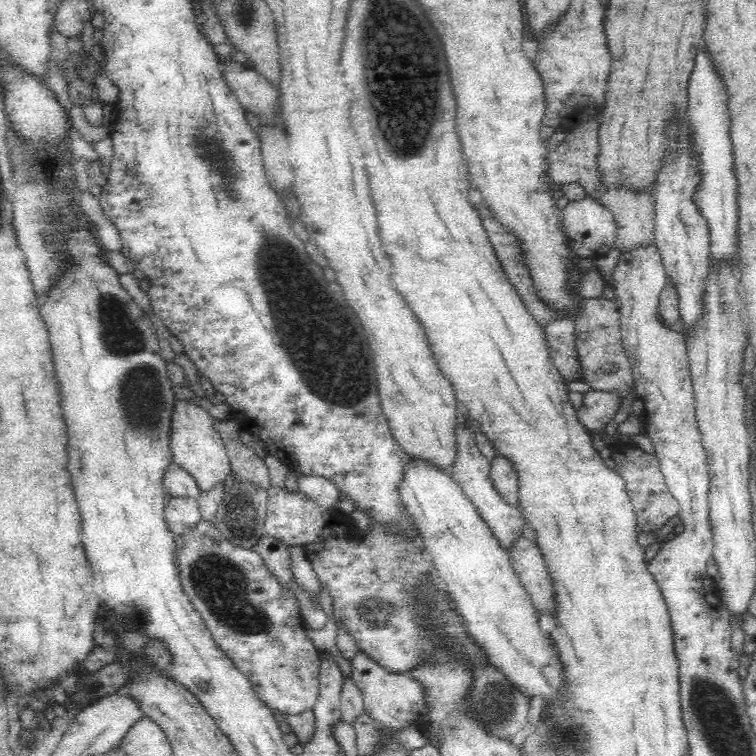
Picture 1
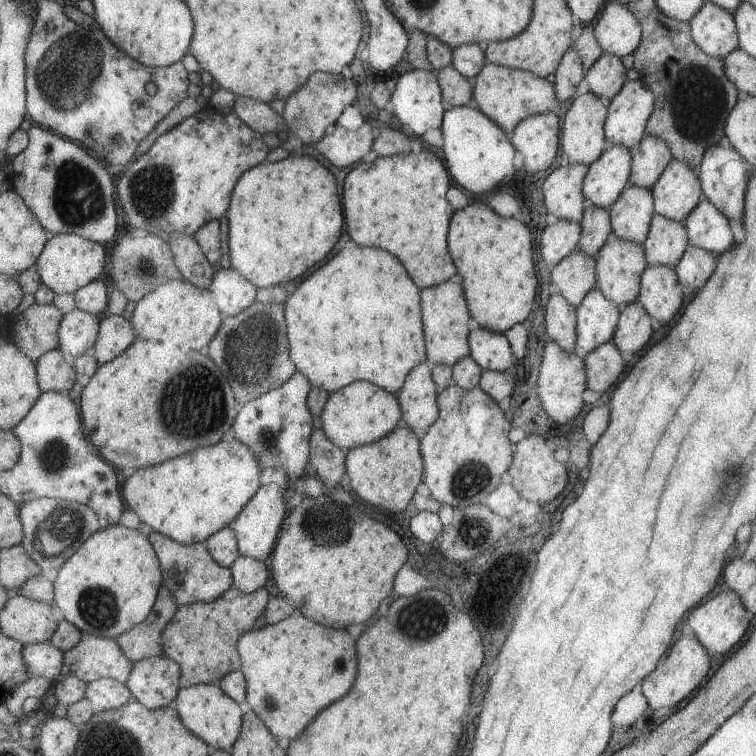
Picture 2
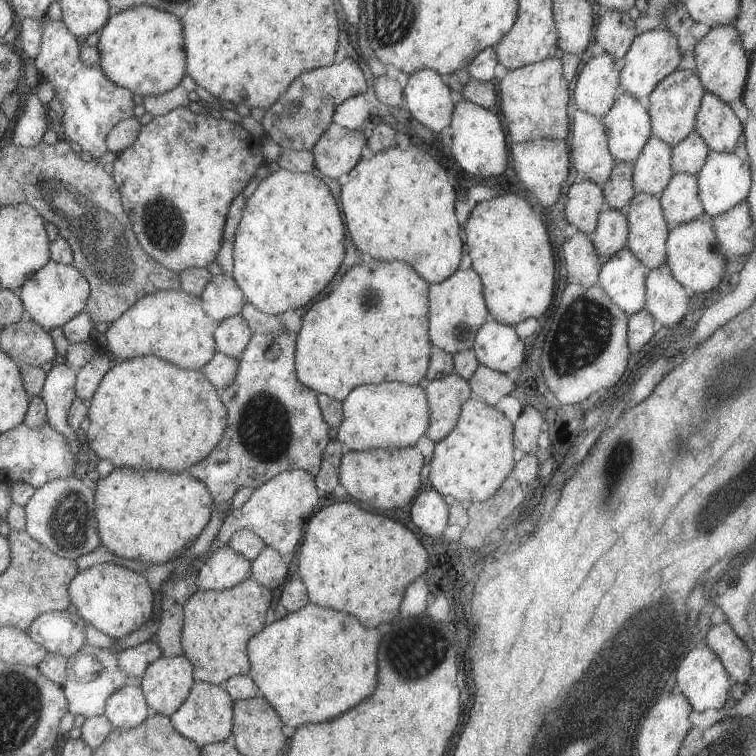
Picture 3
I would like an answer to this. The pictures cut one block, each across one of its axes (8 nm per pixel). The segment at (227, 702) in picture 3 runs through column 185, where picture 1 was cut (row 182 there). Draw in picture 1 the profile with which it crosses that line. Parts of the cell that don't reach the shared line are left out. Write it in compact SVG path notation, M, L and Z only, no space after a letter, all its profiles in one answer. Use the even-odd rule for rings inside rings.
M703 49L700 50L698 58L696 58L694 70L689 78L688 94L687 94L687 106L690 109L691 120L696 125L696 145L699 146L700 153L704 159L702 169L704 171L704 188L700 190L696 198L699 199L700 209L703 210L704 215L708 219L708 225L710 228L710 256L714 255L716 258L720 256L731 256L735 258L735 267L737 267L736 259L736 181L732 172L732 157L729 153L729 142L727 139L727 118L723 112L724 108L724 95L721 85L717 81L716 75L710 68L709 63L706 60Z

